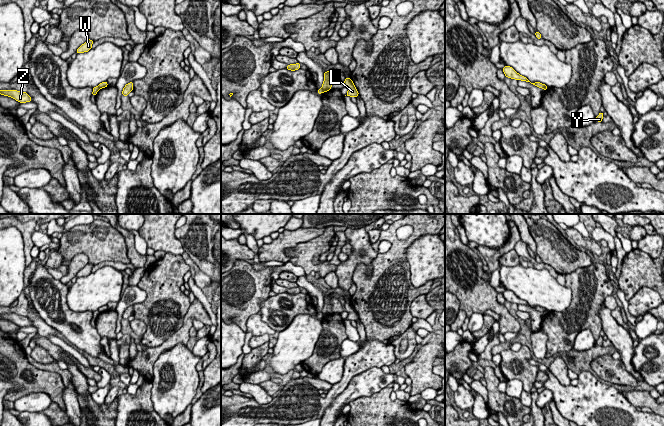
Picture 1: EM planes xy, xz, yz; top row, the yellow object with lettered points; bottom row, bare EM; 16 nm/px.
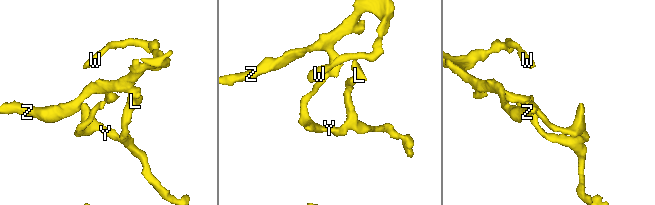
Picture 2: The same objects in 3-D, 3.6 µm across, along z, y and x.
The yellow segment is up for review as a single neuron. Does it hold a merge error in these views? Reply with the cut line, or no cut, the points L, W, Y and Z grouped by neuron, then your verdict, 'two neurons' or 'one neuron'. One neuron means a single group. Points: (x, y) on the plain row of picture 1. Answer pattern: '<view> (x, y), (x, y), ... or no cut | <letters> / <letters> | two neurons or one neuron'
xz (321, 312), (323, 316) | L Y / W Z | two neurons

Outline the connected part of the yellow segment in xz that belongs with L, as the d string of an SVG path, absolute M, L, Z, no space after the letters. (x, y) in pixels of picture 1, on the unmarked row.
M345 302L344 309L348 312L347 320L357 321L359 319L353 305L350 302Z

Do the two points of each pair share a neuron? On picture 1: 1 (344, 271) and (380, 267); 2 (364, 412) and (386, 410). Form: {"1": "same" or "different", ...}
{"1": "different", "2": "same"}

